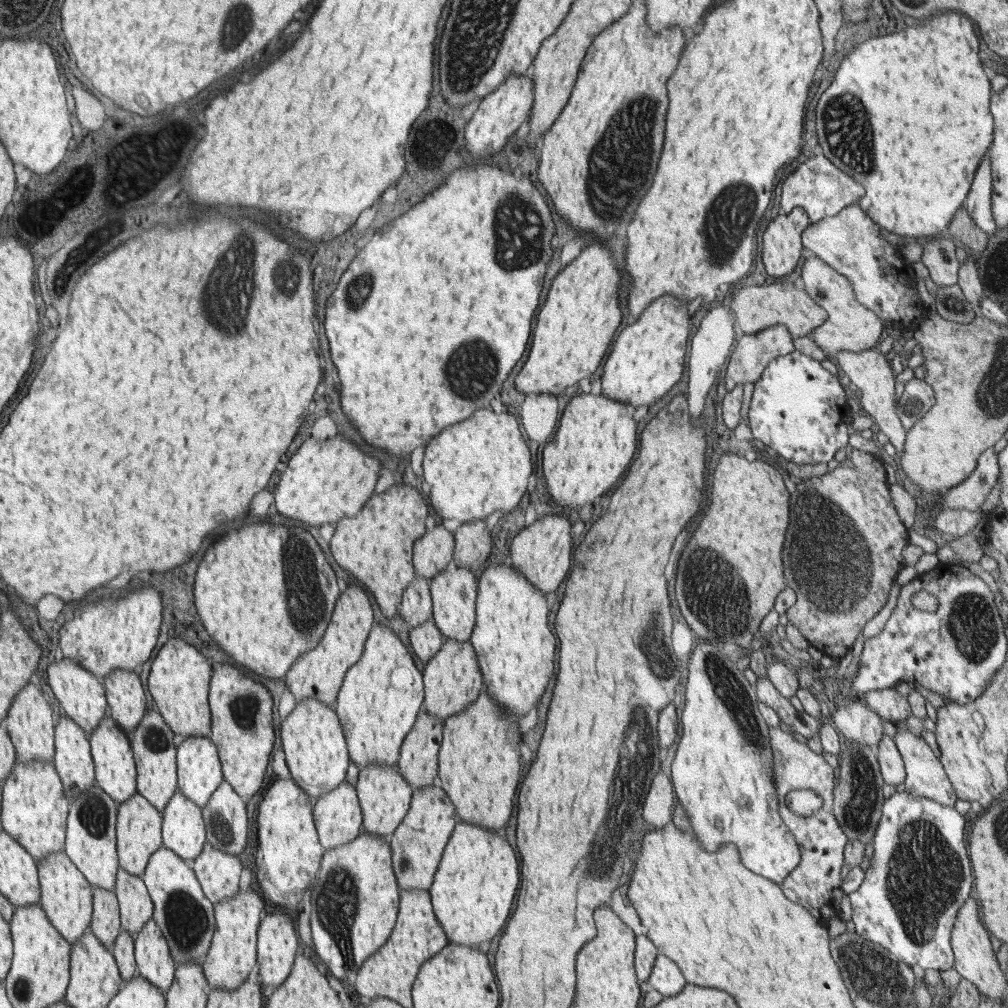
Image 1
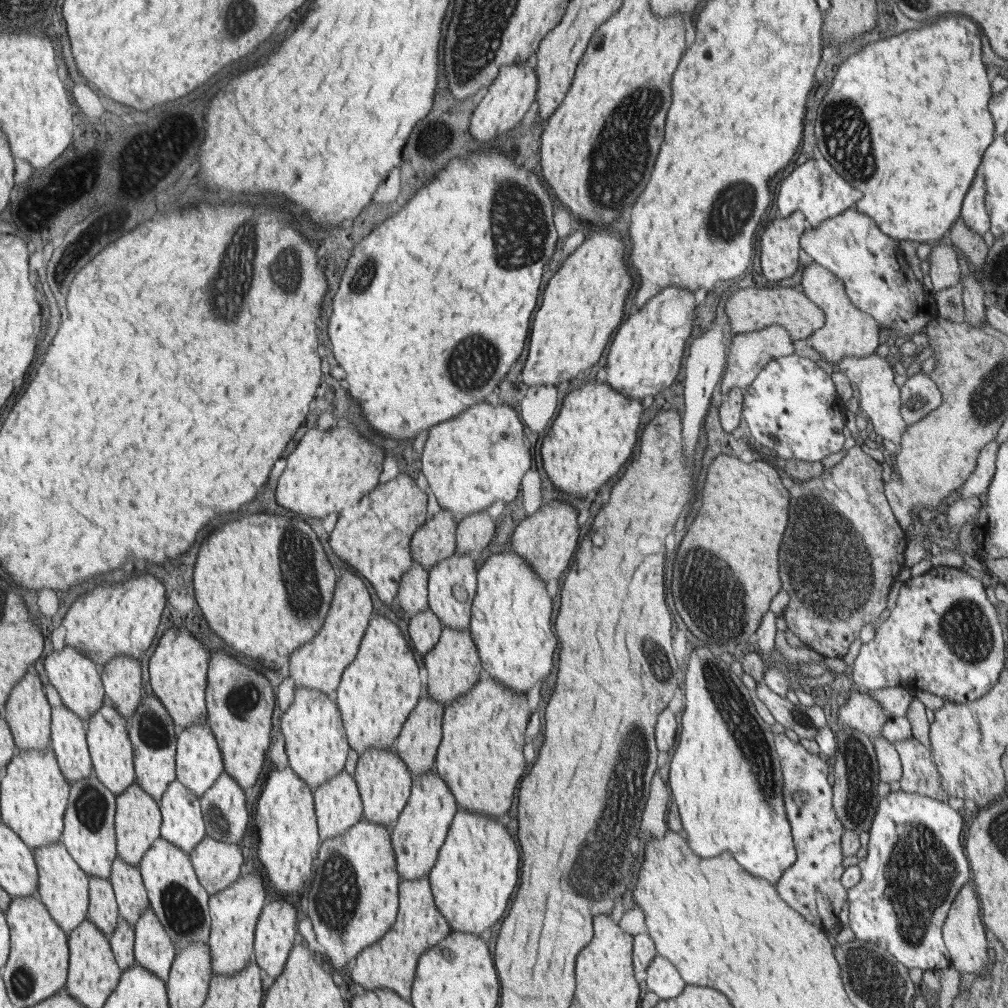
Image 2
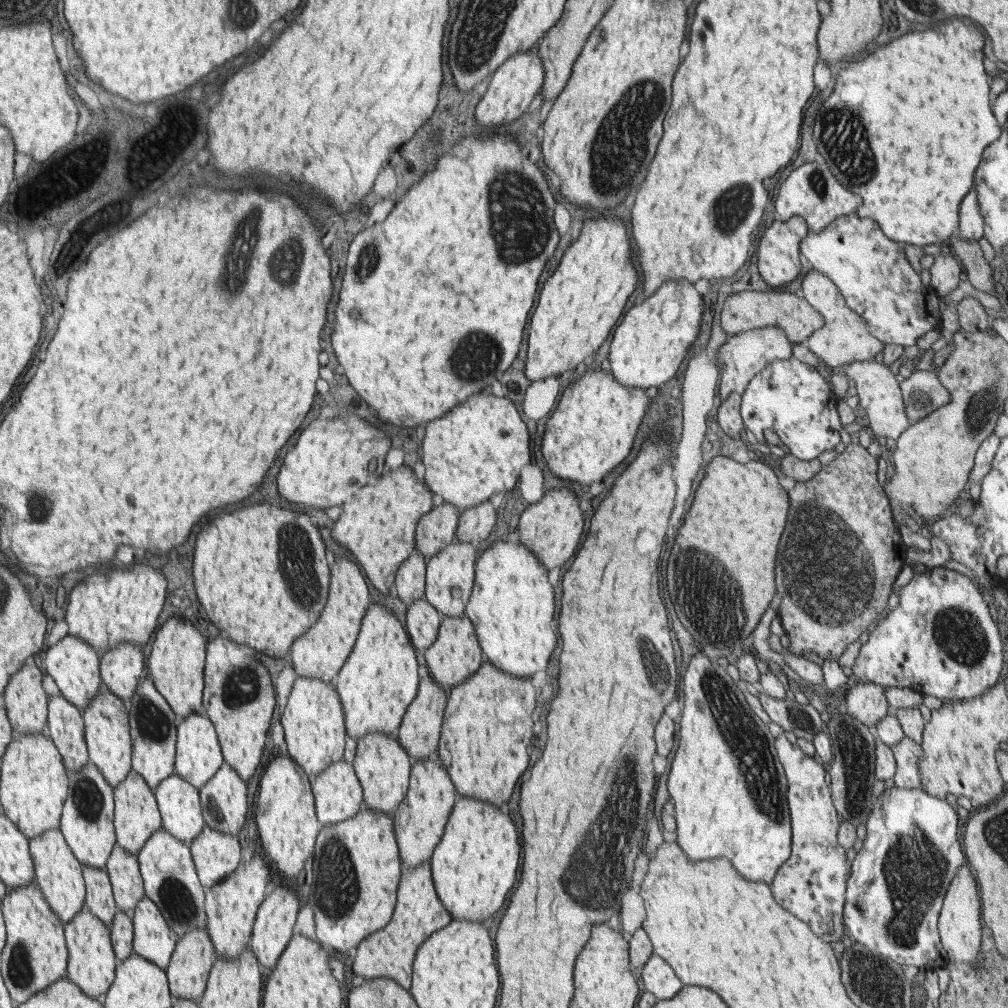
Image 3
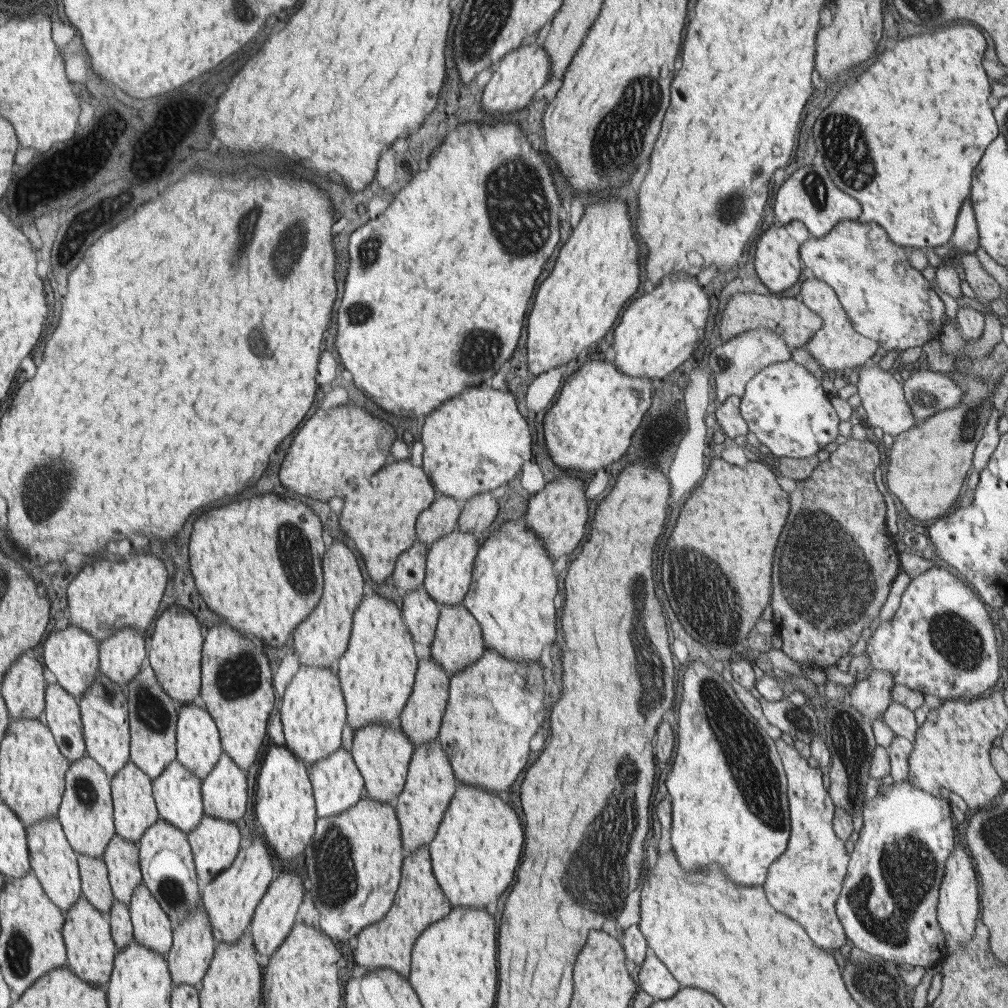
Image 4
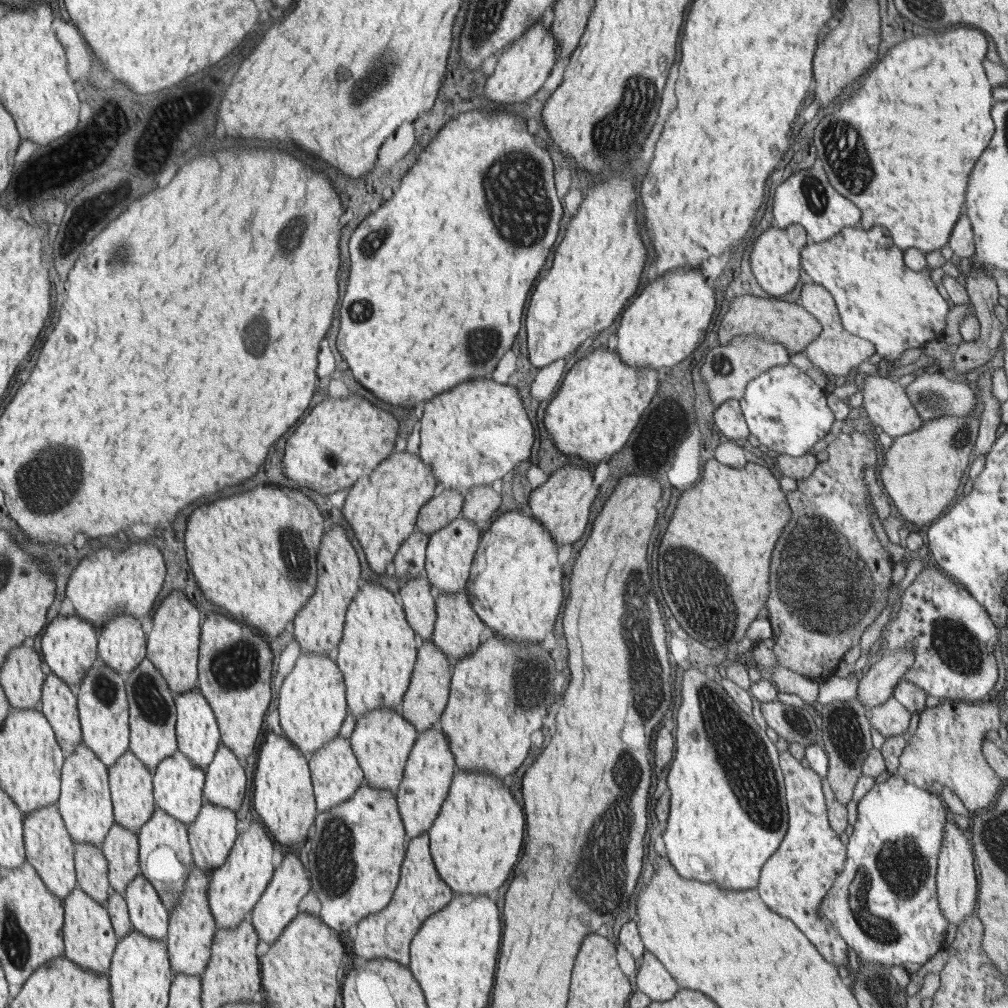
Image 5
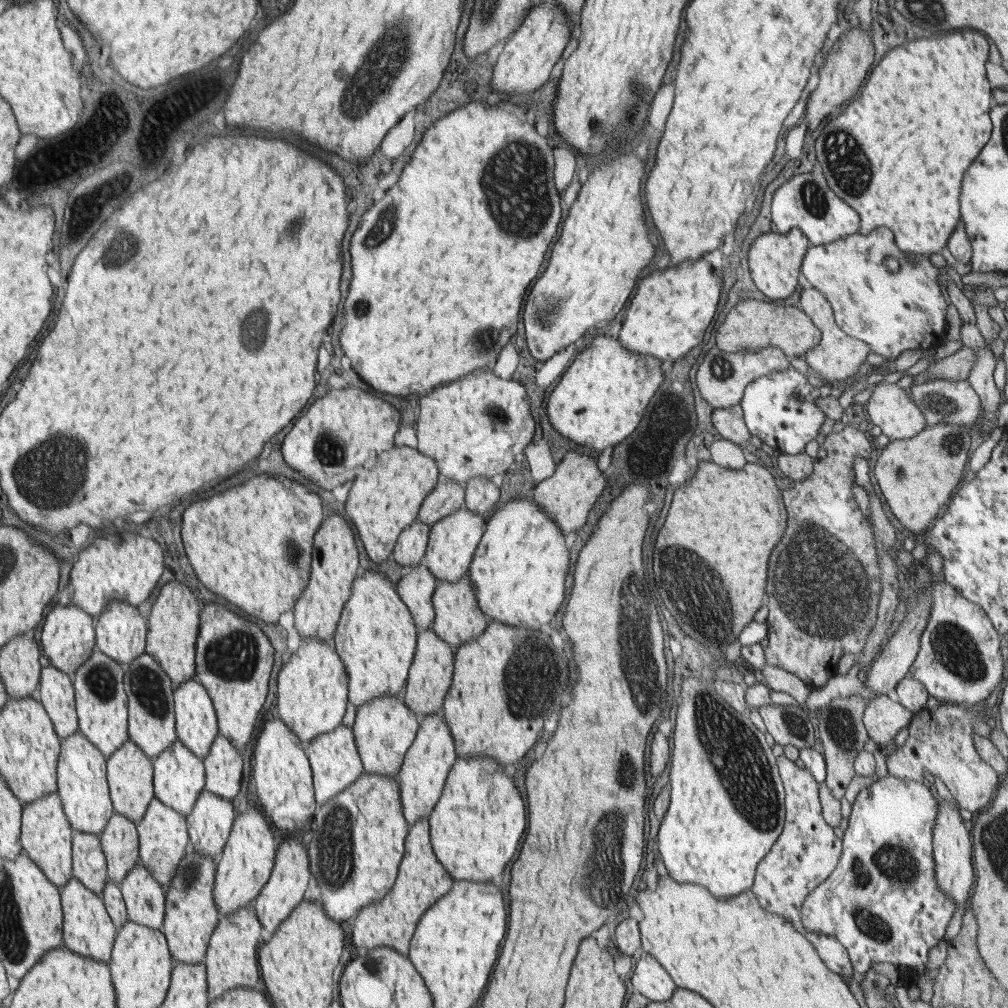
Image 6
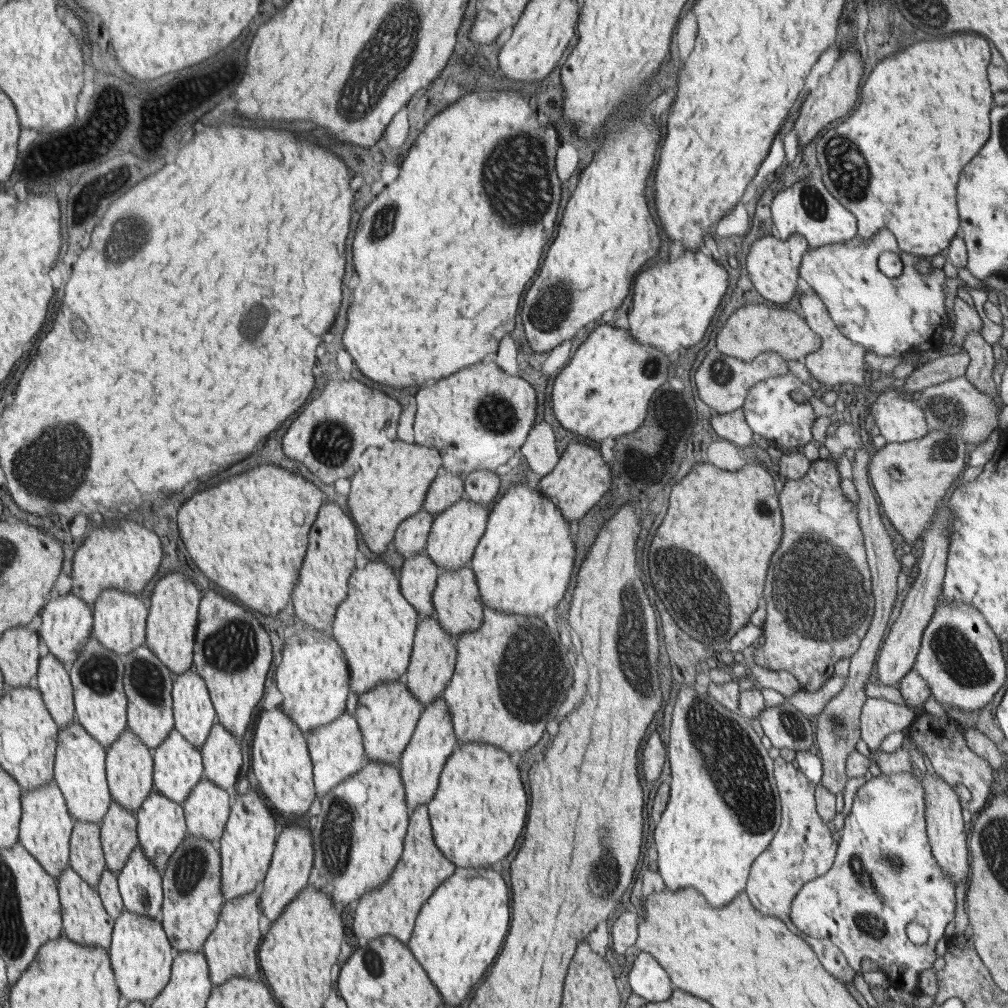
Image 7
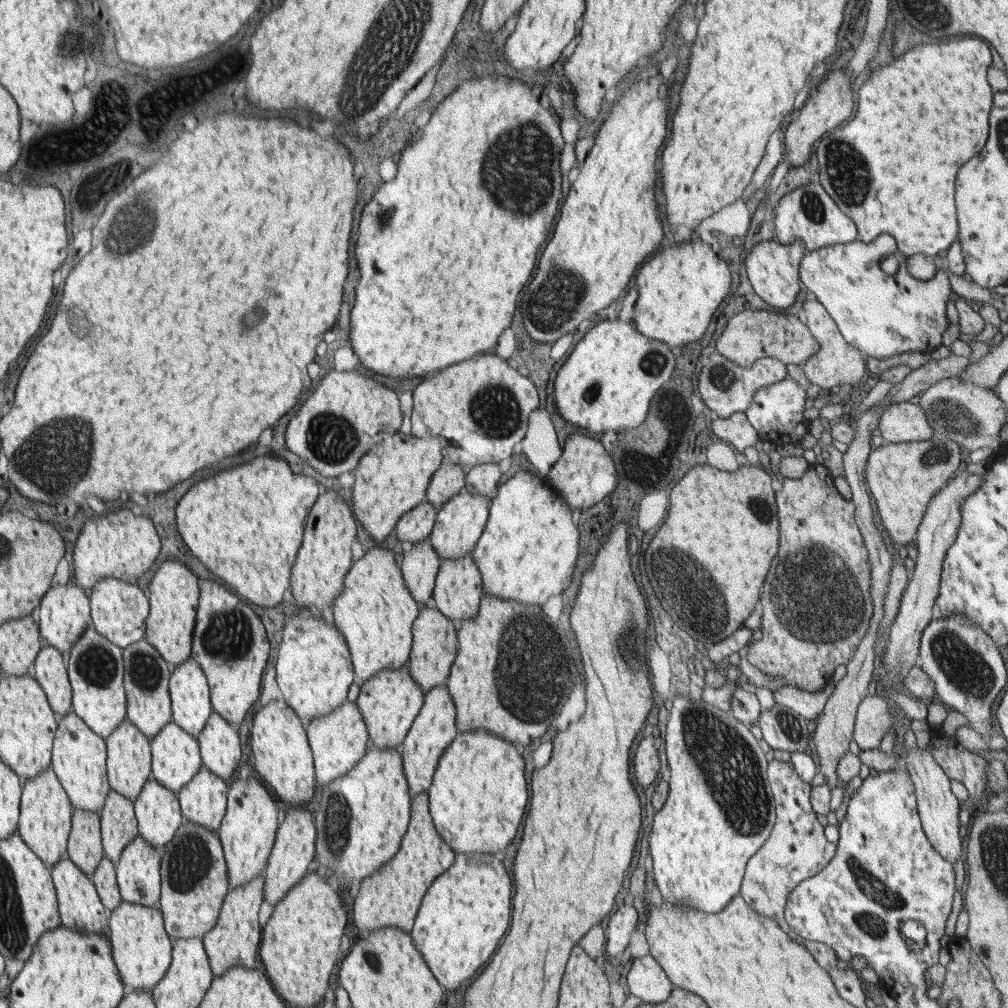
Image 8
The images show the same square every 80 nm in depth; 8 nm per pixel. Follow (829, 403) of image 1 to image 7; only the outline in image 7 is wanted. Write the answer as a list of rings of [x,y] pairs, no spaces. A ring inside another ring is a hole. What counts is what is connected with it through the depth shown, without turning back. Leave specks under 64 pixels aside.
[[[790,371],[780,378],[768,378],[764,382],[758,382],[756,386],[748,389],[748,396],[743,406],[743,413],[752,433],[764,437],[772,446],[783,452],[794,449],[800,451],[813,441],[812,425],[817,417],[809,400],[814,396],[814,392]],[[795,391],[803,392],[805,402],[798,404],[792,400],[790,394]]]

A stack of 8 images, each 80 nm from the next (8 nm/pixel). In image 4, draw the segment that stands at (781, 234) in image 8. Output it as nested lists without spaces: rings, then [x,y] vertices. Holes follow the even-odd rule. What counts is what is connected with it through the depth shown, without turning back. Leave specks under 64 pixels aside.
[[[810,164],[798,168],[776,192],[774,214],[776,223],[787,225],[788,222],[799,220],[806,225],[812,237],[824,236],[836,223],[846,220],[858,220],[861,215],[861,204],[856,198],[838,190],[826,170],[824,164]]]

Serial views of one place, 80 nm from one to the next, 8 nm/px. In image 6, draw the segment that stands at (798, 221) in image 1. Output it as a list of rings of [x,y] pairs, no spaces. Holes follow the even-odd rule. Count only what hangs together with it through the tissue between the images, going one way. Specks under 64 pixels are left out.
[[[791,228],[786,234],[780,234],[771,230],[768,233],[762,233],[759,237],[756,237],[750,248],[750,254],[748,254],[749,270],[751,272],[751,278],[760,292],[763,292],[772,301],[781,301],[788,296],[792,295],[796,286],[798,286],[798,276],[801,273],[801,264],[807,251],[807,248],[811,246],[807,236],[799,228]]]

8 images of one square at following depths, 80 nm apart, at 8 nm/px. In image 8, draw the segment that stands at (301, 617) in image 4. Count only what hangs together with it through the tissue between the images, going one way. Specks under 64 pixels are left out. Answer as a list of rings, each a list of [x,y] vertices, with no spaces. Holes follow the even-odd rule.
[[[254,458],[248,464],[224,470],[206,482],[198,482],[176,508],[178,532],[194,556],[222,582],[258,606],[278,606],[290,586],[290,570],[302,546],[307,517],[311,514],[320,488],[312,477],[296,478],[290,465],[280,458]]]

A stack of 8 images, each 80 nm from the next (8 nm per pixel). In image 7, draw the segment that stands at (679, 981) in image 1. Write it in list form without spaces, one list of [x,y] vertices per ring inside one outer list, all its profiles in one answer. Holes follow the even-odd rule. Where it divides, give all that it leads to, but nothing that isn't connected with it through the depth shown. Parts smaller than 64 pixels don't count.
[[[641,951],[628,975],[632,993],[649,1003],[668,1000],[676,989],[662,965],[647,952]]]

